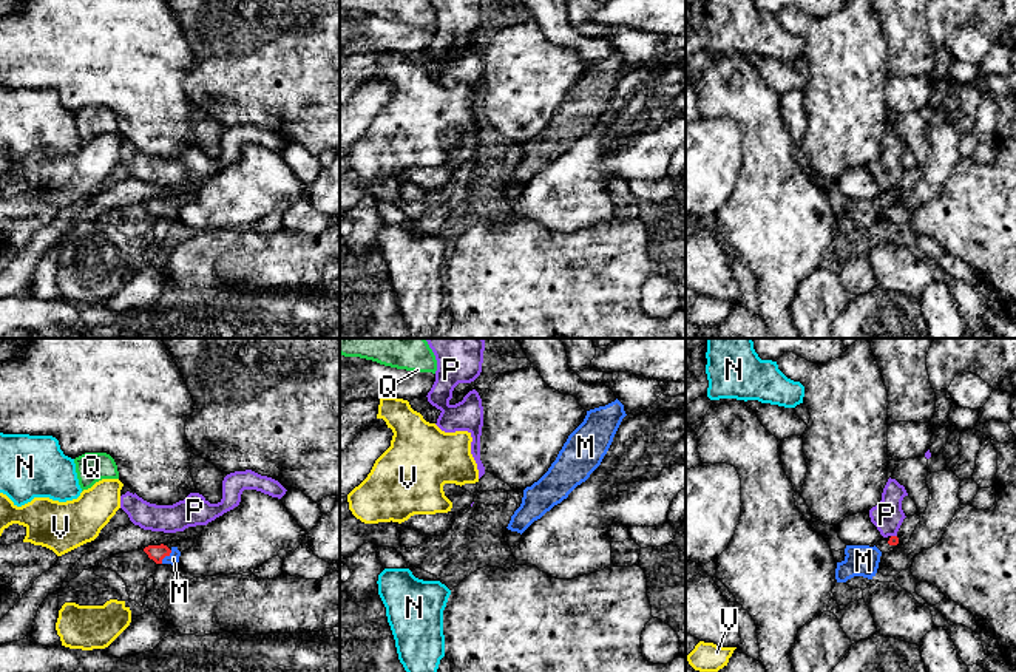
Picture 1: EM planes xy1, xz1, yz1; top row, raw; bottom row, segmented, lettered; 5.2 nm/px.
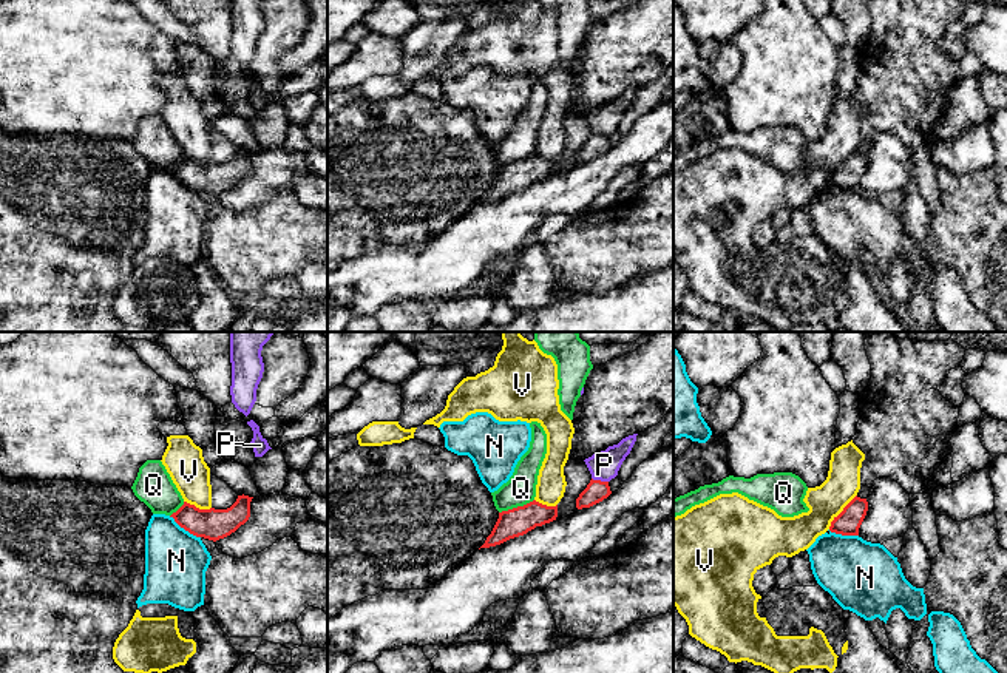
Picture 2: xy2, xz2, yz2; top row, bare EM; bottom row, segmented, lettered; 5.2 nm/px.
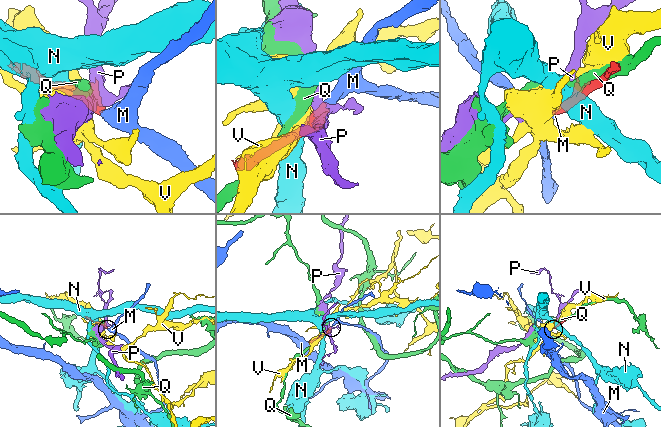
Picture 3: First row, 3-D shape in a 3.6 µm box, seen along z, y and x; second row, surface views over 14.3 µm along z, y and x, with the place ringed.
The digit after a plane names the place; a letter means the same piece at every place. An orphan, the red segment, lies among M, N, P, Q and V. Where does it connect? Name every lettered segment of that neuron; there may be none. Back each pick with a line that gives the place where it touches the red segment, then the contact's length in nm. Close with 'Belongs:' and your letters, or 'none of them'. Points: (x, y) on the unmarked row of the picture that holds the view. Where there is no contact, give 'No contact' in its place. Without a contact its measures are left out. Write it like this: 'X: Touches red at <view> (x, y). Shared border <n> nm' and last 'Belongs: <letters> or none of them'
M: Touches red at xy1 (165, 209). Shared border 90 nm
Belongs: M

